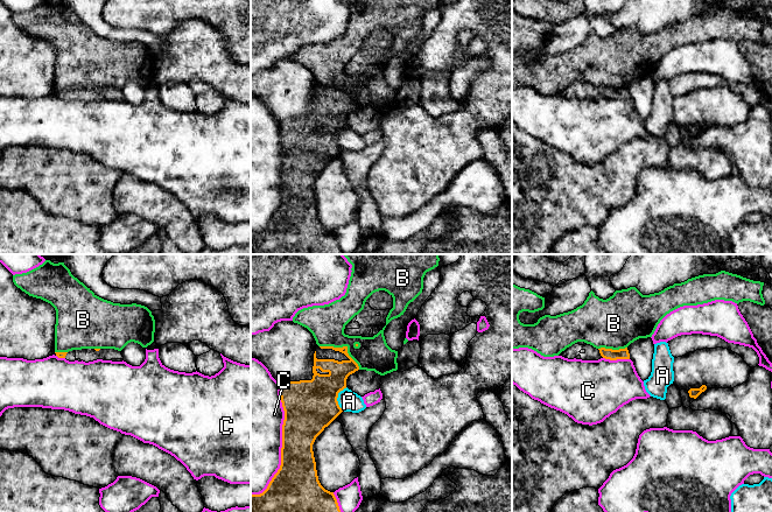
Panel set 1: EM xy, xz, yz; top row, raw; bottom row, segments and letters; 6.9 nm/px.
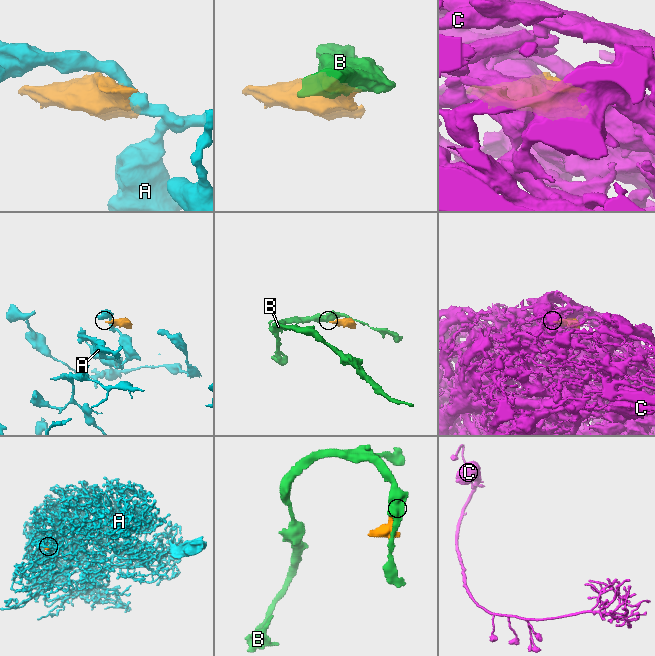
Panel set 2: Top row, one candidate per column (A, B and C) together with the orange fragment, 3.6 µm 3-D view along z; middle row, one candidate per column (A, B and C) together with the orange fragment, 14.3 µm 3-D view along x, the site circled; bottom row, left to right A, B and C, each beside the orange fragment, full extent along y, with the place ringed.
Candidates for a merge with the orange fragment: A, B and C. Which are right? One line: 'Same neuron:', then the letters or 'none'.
Same neuron: none

